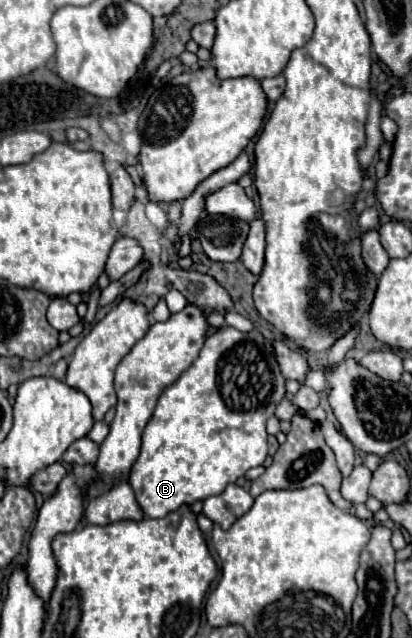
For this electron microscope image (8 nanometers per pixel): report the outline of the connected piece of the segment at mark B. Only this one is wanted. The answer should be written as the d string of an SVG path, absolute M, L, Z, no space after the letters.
M222 327L210 335L196 361L160 395L154 415L142 433L140 457L132 465L128 483L144 515L158 519L176 511L180 505L192 505L218 495L248 469L262 465L268 455L266 419L274 415L284 393L284 377L274 359L272 345L260 331L242 333L234 327Z

